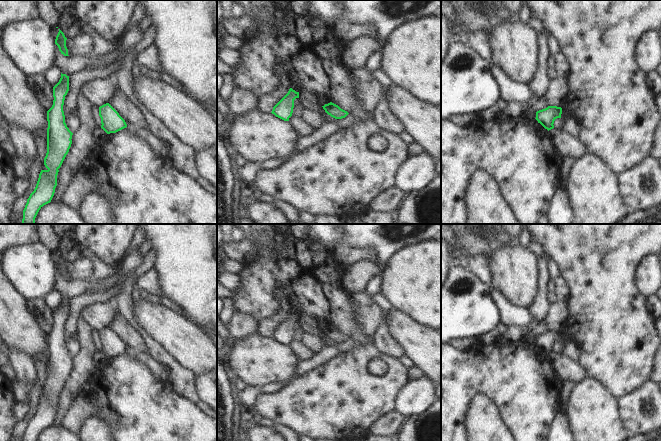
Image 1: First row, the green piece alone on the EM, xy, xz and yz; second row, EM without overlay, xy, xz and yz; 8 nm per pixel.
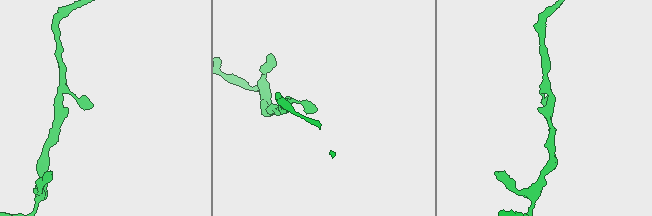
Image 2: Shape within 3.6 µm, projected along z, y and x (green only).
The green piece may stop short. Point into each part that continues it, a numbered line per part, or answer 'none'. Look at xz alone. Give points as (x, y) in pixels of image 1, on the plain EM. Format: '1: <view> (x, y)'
none

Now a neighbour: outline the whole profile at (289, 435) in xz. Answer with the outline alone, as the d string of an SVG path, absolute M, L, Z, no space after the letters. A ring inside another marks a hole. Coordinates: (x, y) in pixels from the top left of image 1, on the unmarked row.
M274 425L273 429L279 432L286 441L298 441L299 440L300 435L297 432L292 431L282 425Z

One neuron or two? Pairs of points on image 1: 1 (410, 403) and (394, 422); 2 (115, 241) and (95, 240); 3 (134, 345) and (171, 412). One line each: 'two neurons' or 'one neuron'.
1: two neurons
2: one neuron
3: two neurons

